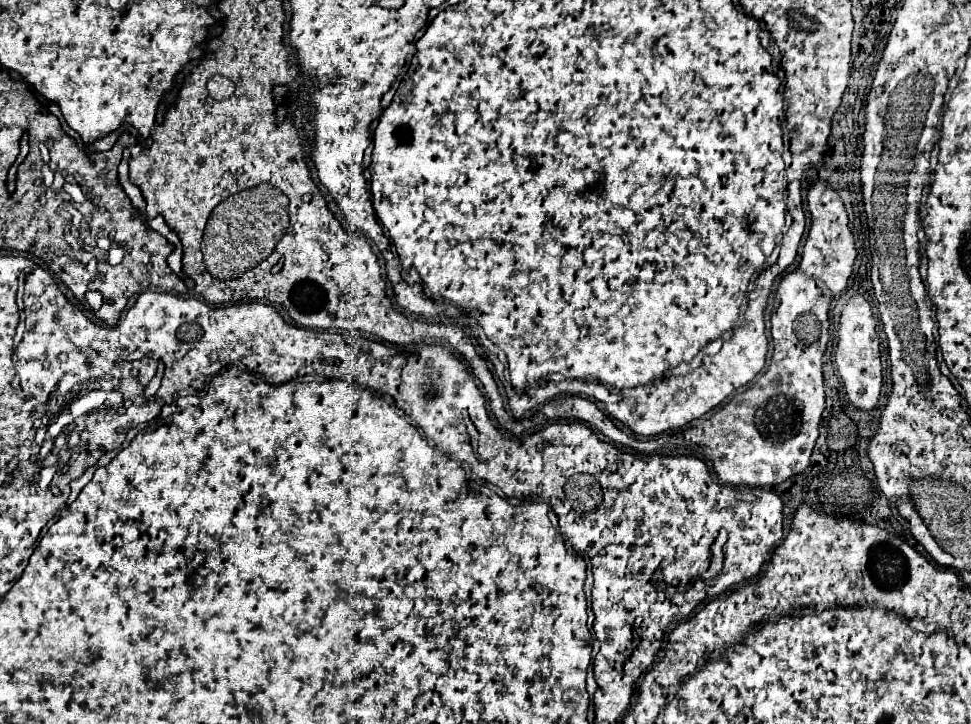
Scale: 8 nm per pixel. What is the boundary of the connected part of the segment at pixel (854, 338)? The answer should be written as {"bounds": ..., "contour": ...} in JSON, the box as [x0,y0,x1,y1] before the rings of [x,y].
{"bounds":[835,295,881,411],"contour":[[[853,295],[841,313],[835,361],[849,401],[863,411],[873,411],[881,399],[881,359],[879,359],[879,335],[875,327],[877,327],[875,319],[865,297]]]}

